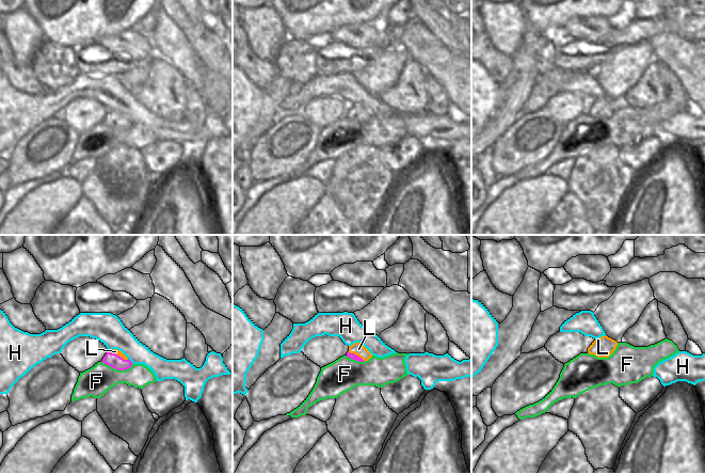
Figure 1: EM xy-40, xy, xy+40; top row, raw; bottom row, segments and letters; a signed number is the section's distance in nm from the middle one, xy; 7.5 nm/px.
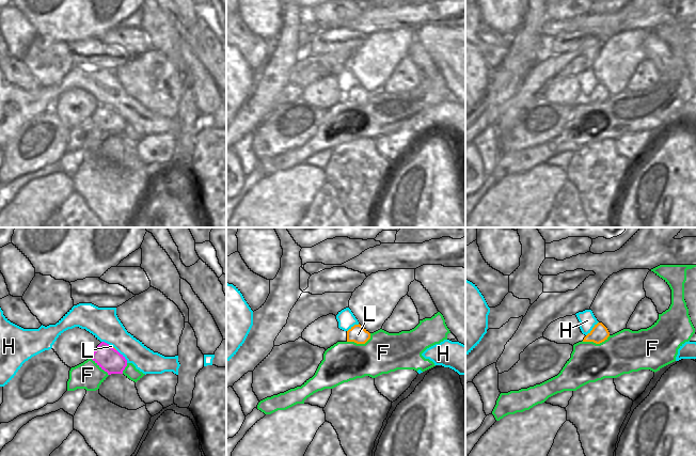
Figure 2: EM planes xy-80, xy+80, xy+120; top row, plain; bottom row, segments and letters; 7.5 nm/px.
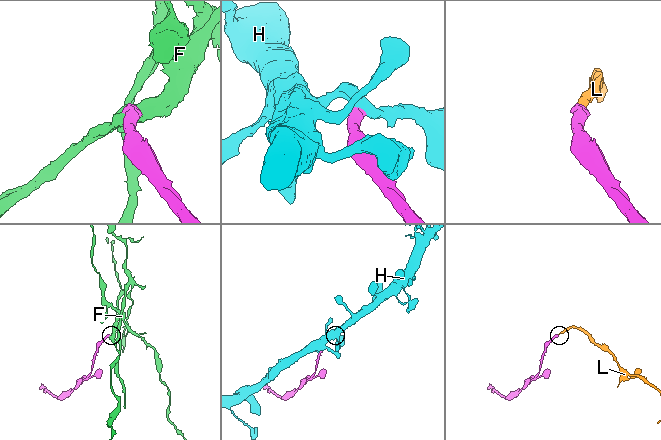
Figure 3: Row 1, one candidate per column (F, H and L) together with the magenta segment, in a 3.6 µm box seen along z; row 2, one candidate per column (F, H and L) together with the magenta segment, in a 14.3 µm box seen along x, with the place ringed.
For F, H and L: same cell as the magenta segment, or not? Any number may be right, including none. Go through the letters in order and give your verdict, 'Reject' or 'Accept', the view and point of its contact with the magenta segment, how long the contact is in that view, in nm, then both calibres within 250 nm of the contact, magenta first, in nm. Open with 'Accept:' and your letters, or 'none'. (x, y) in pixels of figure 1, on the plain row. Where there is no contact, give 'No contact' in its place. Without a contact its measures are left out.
Accept: L
F: Reject. Touches magenta at xy-40 (117, 130). Shared border 240 nm. Thickness 100 nm (magenta) against 220 nm
H: Reject. Touches magenta at xy-40 (130, 122). Shared border 60 nm. Thickness 100 nm (magenta) against 200 nm
L: Accept. Touches magenta at xy-40 (118, 116). Shared border 160 nm. Thickness 100 nm (magenta) against 40 nm.

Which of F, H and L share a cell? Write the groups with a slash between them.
F / H / L

